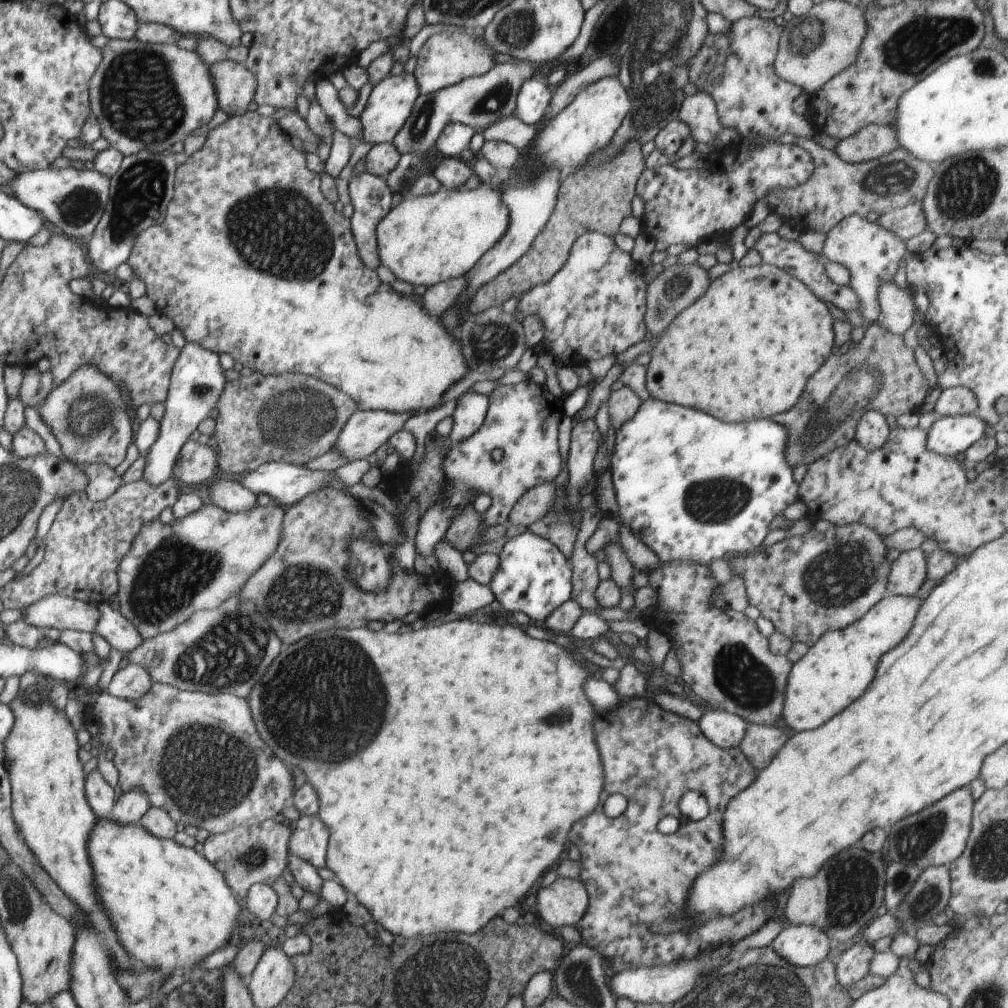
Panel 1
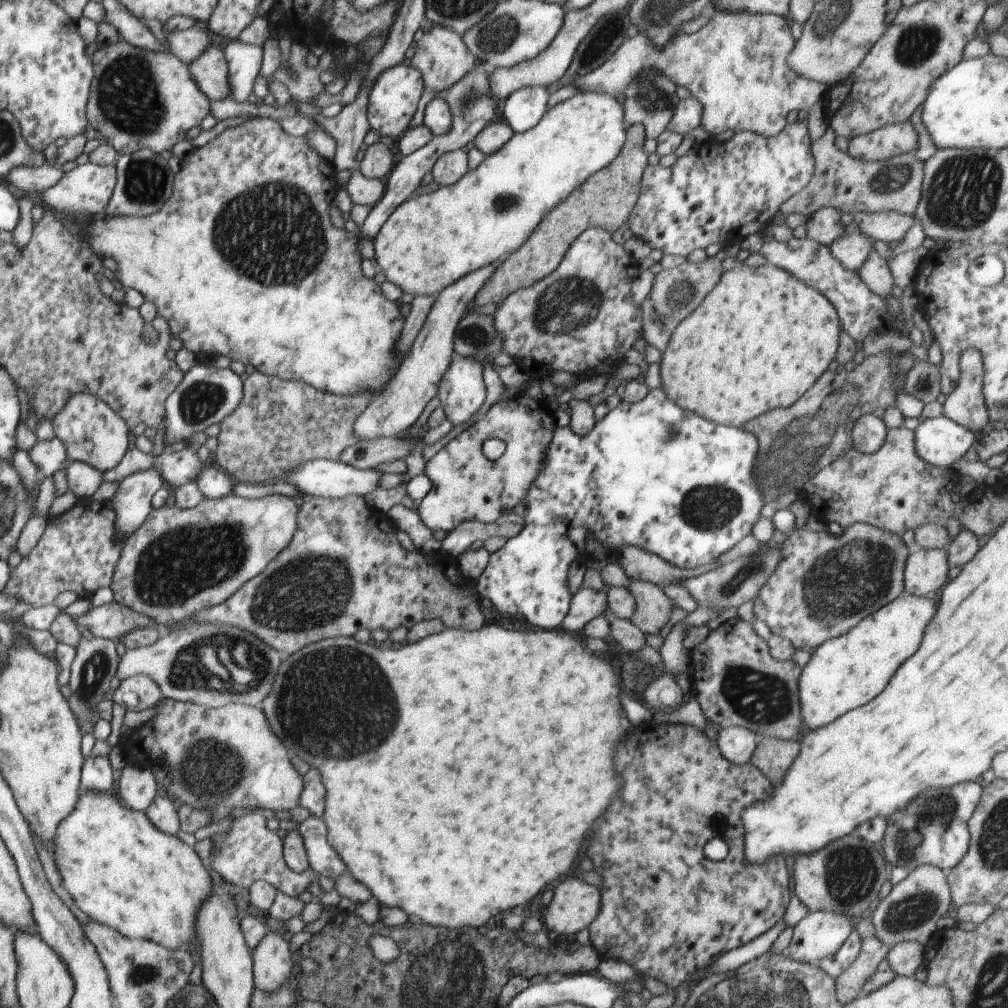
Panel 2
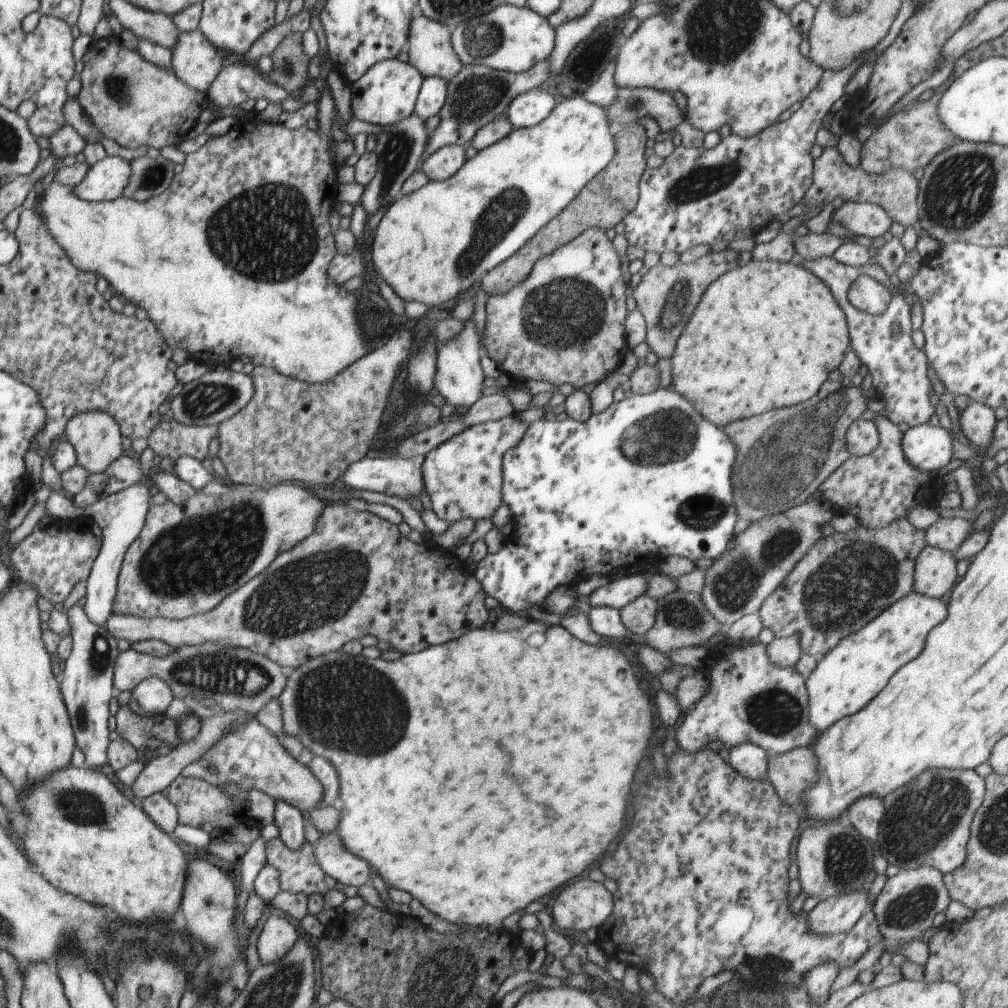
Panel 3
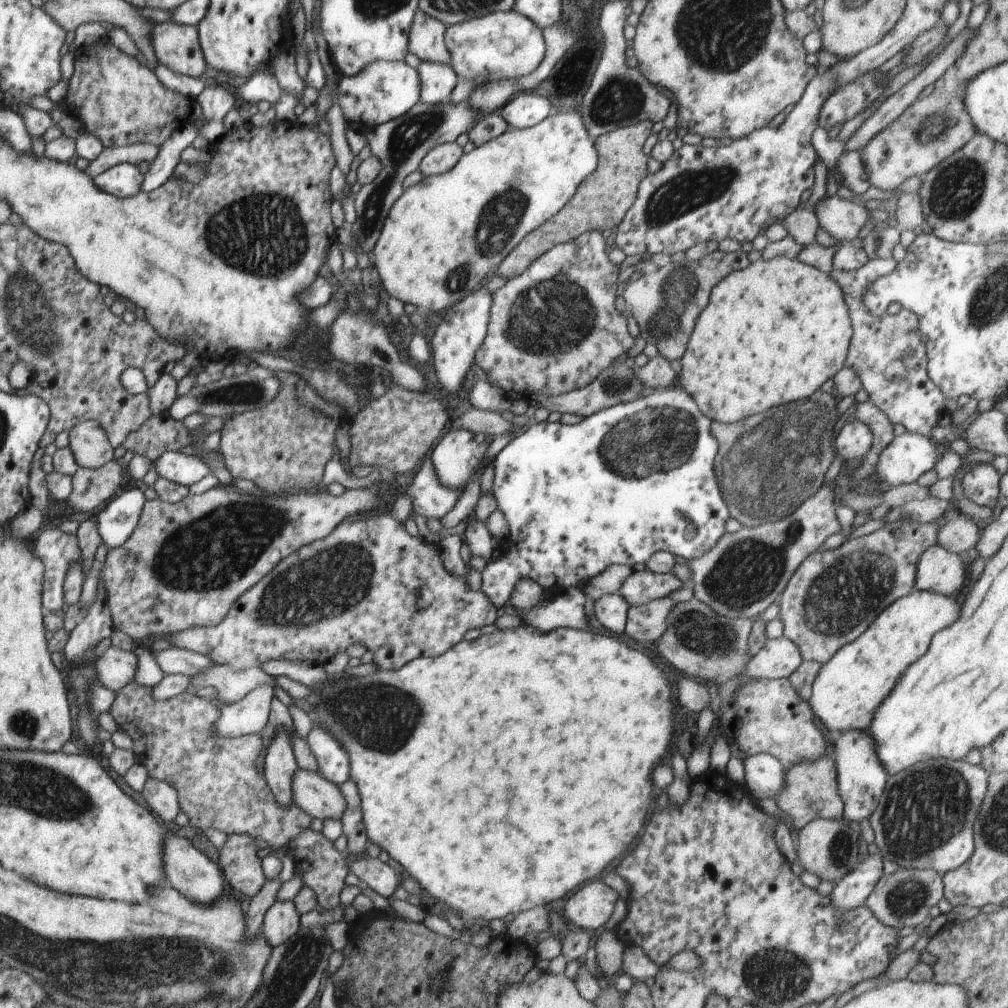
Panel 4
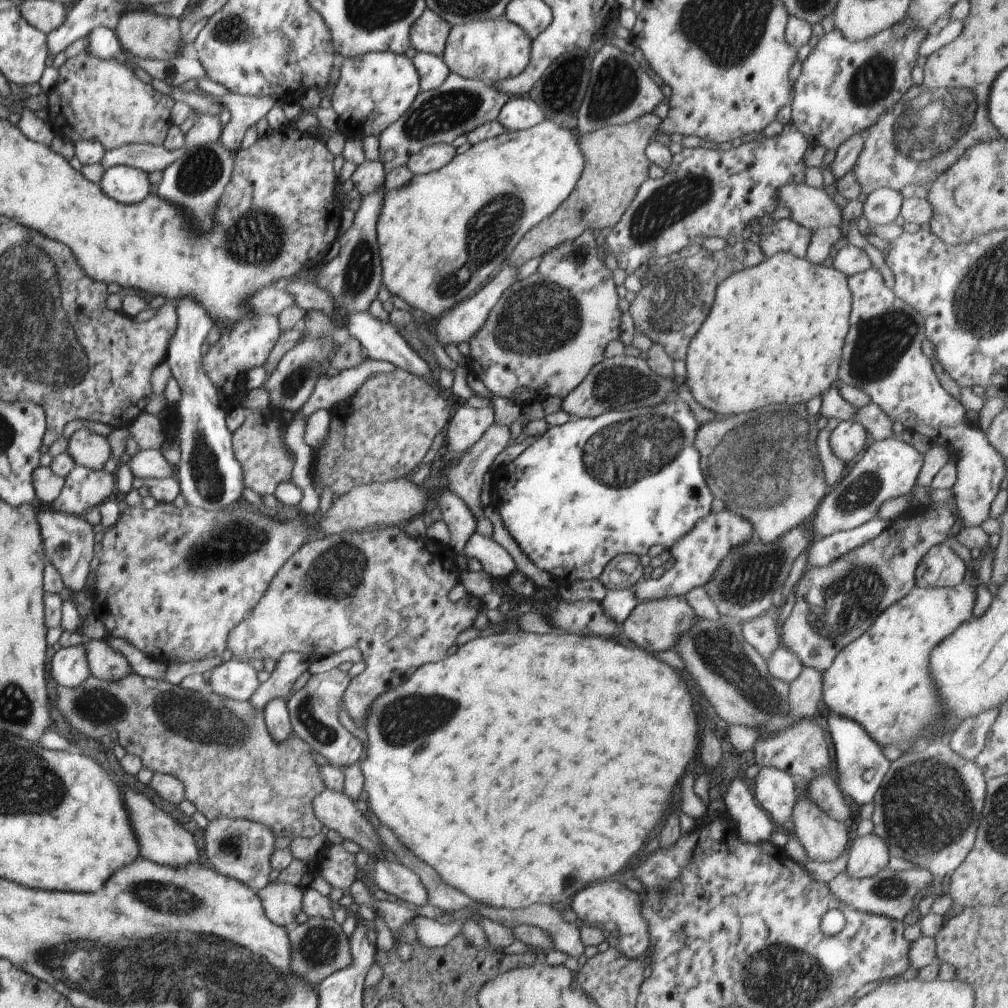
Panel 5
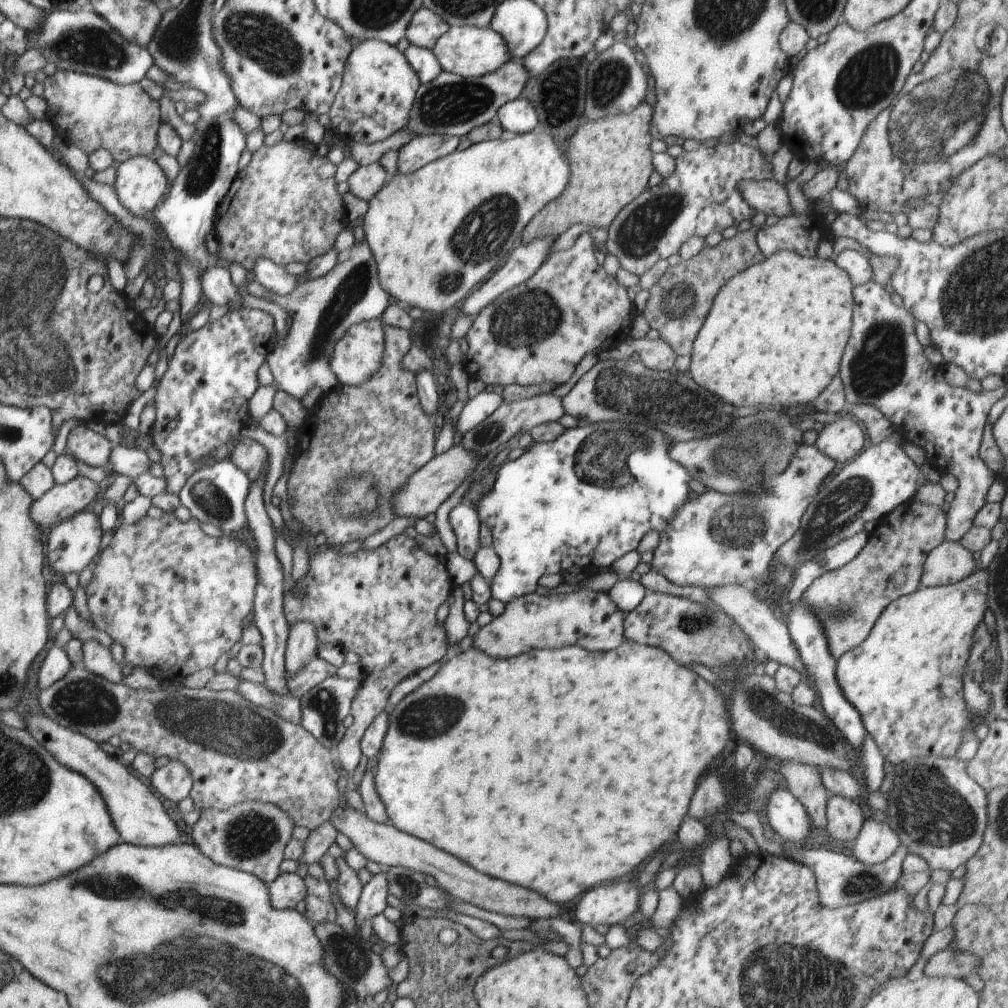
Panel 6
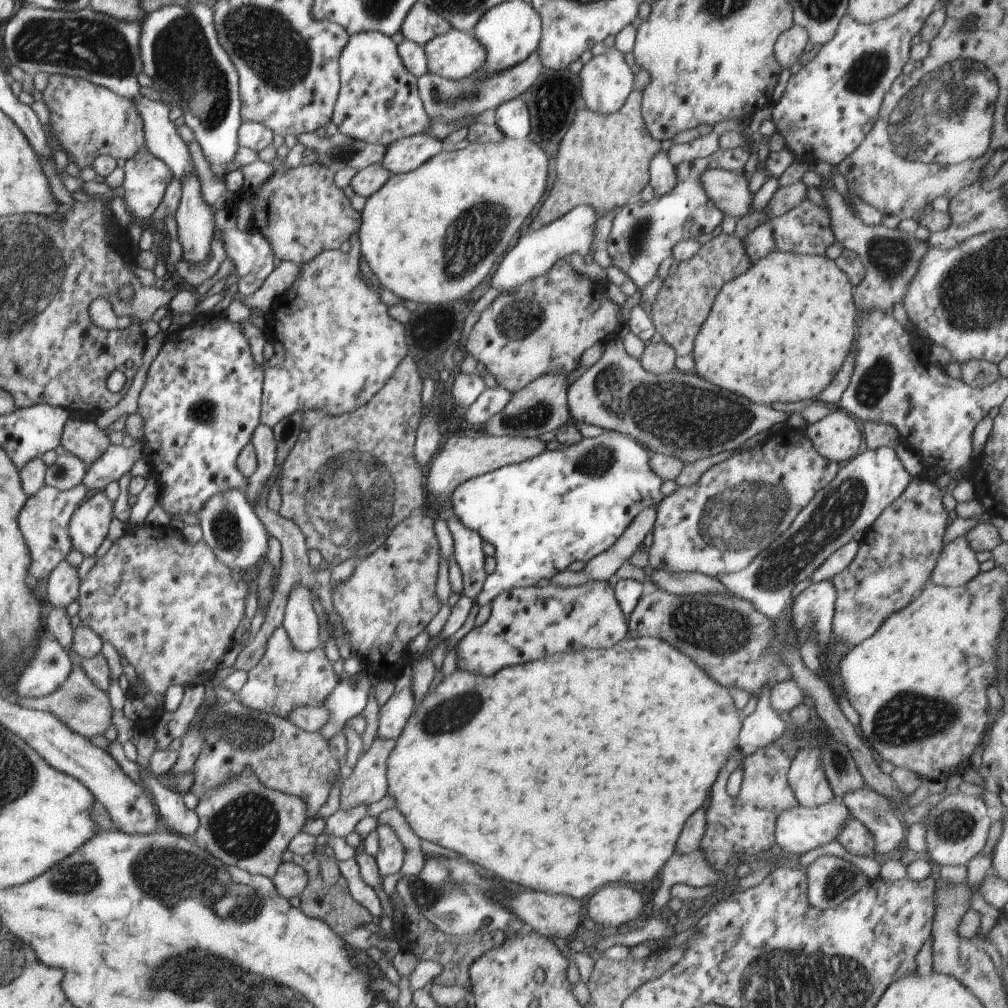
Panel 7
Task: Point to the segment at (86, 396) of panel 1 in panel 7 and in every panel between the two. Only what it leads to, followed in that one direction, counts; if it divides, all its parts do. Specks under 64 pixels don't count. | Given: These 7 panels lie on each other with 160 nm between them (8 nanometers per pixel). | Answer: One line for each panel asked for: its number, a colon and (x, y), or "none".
2: (92, 432)
3: (95, 436)
4: (91, 447)
5: (91, 450)
6: (86, 442)
7: (82, 437)

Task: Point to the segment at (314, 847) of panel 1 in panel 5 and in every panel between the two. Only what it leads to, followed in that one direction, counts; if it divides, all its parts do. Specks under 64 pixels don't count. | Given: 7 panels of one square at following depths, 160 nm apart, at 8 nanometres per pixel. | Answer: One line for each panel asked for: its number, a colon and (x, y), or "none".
2: (322, 858)
3: (335, 859)
4: (383, 877)
5: (395, 879)

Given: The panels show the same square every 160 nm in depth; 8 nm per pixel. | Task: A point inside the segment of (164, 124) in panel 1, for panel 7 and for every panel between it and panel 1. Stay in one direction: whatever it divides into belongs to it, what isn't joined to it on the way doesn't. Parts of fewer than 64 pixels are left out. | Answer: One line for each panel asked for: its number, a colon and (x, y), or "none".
2: (138, 99)
3: (136, 103)
4: (119, 101)
5: (96, 99)
6: (93, 113)
7: (89, 120)

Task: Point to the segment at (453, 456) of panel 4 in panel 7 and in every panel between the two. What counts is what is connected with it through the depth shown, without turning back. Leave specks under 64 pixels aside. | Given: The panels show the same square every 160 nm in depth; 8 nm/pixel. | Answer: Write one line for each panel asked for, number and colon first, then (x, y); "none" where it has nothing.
5: (468, 424)
6: (477, 409)
7: (491, 401)

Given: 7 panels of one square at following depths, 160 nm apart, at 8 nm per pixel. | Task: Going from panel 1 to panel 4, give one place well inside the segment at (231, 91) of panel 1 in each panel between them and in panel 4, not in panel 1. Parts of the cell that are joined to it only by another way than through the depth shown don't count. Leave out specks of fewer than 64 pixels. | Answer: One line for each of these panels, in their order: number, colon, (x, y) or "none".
2: (209, 71)
3: (195, 61)
4: (176, 46)

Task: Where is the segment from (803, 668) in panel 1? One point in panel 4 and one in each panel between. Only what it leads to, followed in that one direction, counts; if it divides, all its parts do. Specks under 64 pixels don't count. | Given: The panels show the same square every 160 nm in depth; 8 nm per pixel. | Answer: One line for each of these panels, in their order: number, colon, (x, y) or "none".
2: (846, 671)
3: (845, 679)
4: (848, 688)

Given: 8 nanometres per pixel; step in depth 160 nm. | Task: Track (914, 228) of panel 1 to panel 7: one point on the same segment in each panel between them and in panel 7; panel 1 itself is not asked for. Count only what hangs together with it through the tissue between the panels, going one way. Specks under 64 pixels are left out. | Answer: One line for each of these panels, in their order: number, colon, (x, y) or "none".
2: (888, 227)
3: (864, 219)
4: (845, 220)
5: (813, 208)
6: (768, 196)
7: (729, 191)

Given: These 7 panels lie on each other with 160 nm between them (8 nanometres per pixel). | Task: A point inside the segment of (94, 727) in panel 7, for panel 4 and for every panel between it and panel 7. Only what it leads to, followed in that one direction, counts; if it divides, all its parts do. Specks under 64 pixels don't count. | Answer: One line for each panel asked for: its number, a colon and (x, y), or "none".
4: (218, 784)
5: (231, 766)
6: (236, 751)

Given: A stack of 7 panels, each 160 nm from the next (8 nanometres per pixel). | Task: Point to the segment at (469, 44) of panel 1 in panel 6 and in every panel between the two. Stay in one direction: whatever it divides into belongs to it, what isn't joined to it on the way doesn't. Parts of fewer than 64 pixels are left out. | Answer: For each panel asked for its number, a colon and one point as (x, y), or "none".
2: (441, 56)
3: (431, 52)
4: (427, 36)
5: (429, 34)
6: (425, 28)

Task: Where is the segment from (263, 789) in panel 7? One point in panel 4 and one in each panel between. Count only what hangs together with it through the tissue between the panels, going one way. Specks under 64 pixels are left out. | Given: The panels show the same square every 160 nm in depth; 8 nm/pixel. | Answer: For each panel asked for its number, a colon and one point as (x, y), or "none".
4: (240, 859)
5: (241, 848)
6: (251, 836)

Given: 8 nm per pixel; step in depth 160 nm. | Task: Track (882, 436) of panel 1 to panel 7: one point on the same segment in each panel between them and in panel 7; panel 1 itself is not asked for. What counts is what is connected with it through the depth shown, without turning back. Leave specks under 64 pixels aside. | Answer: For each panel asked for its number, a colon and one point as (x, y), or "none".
2: (869, 432)
3: (862, 437)
4: (854, 440)
5: (848, 439)
6: (843, 439)
7: (836, 437)

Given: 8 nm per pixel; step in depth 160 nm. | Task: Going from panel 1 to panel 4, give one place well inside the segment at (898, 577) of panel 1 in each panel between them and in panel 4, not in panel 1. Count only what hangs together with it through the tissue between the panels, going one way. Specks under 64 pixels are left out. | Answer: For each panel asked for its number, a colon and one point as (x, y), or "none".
2: (926, 571)
3: (935, 569)
4: (940, 570)

